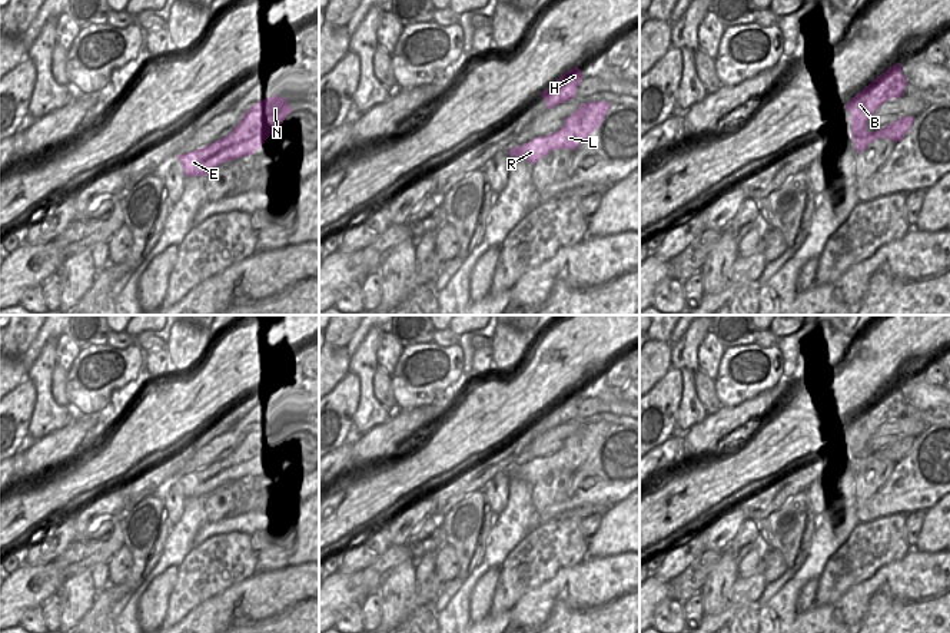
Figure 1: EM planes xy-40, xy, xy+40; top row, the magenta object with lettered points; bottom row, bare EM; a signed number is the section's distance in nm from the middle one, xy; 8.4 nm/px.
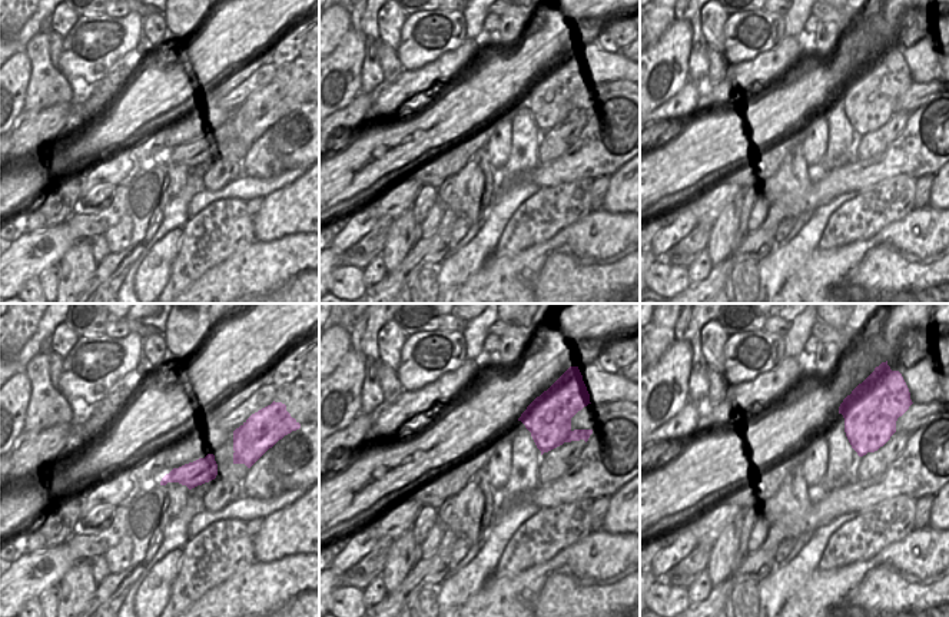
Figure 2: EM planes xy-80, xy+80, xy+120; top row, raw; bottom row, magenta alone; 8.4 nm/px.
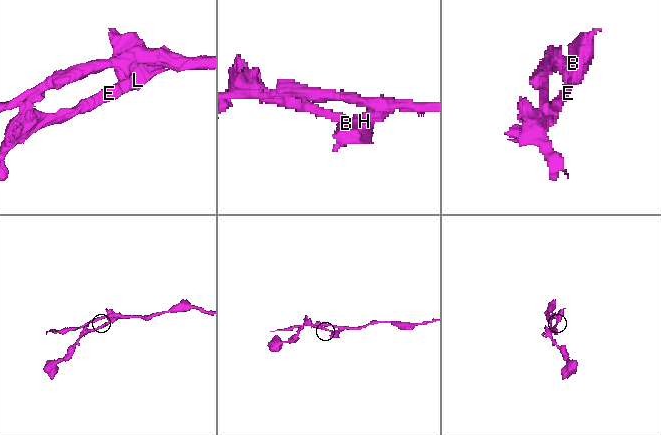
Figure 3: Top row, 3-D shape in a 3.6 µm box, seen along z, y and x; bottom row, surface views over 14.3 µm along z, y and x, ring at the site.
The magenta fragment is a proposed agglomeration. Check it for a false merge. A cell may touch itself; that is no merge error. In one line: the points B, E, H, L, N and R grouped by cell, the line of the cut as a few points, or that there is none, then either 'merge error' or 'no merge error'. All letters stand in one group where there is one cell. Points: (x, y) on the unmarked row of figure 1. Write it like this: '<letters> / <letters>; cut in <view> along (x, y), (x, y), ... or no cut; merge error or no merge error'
B H / E L N R; cut in xy+40 along (873, 453), (854, 458); merge error

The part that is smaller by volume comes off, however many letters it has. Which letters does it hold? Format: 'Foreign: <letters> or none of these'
Foreign: B, H

